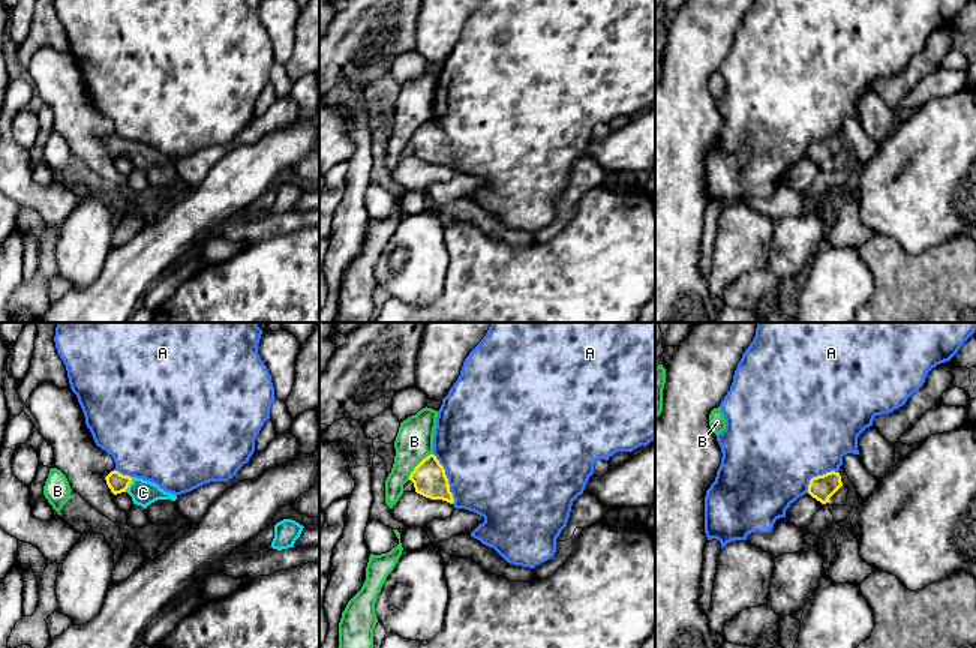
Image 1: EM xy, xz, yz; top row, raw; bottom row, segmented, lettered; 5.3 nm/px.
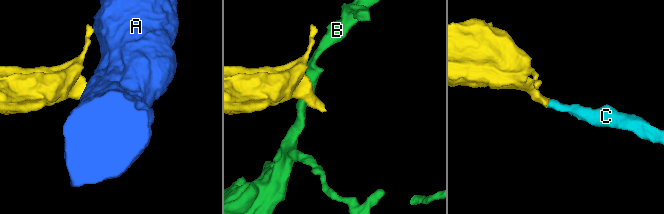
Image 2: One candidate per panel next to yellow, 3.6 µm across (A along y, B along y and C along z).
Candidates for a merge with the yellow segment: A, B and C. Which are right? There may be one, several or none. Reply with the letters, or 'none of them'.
C

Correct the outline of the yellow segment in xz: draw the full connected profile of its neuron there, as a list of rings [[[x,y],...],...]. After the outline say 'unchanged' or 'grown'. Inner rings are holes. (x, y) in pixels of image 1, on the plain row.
[[[435,118],[424,122],[411,136],[409,144],[414,147],[415,156],[430,162],[442,164],[450,168],[454,166],[450,156],[448,142],[444,130],[439,128]]]; unchanged

